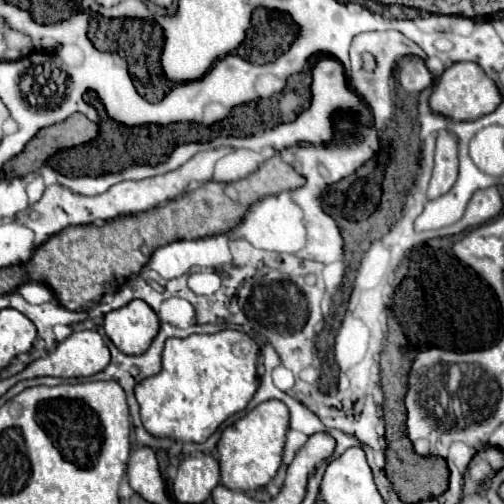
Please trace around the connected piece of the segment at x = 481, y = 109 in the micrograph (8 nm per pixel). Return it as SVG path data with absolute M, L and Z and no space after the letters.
M453 63L441 77L439 83L435 85L431 93L431 109L435 113L447 115L453 121L471 121L479 119L487 113L493 113L501 105L503 97L497 87L497 83L485 75L485 71L477 63Z

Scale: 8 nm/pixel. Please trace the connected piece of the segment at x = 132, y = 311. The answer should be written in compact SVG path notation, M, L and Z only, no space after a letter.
M133 299L125 307L109 311L103 321L109 339L119 347L119 351L127 351L127 355L147 351L151 339L159 333L159 327L159 315L141 299Z

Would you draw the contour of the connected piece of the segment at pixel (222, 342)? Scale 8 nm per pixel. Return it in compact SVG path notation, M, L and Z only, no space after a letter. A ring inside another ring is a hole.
M225 329L215 335L189 335L185 339L167 339L163 349L163 369L159 375L143 379L135 387L135 397L141 407L143 427L155 437L171 437L183 443L205 443L225 419L243 411L259 387L257 377L257 343L243 331Z

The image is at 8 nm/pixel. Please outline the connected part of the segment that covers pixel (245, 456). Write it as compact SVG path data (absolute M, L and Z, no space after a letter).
M277 399L257 405L243 419L227 427L217 445L221 483L233 491L255 491L265 487L281 467L287 429L289 429L289 409L283 401Z

